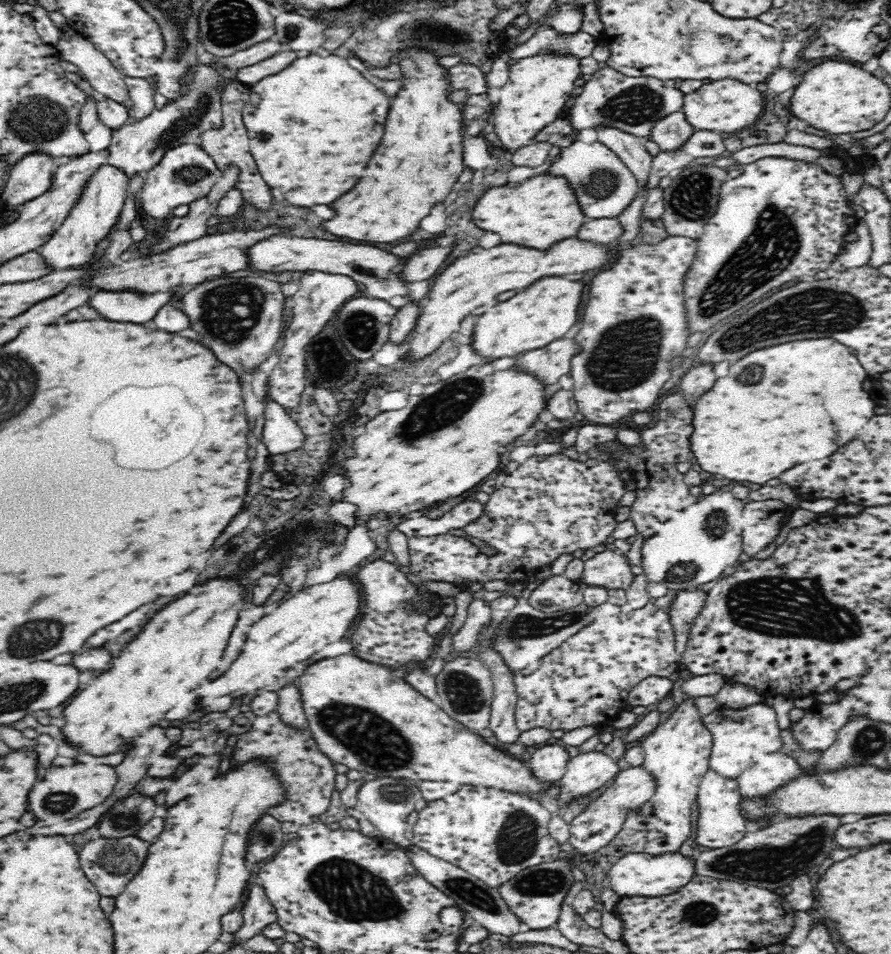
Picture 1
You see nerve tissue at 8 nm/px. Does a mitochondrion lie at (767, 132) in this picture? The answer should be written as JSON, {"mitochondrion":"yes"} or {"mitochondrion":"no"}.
{"mitochondrion":"no"}

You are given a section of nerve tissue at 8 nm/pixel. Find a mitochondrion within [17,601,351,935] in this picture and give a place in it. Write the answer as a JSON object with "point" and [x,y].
{"point":[120,860]}

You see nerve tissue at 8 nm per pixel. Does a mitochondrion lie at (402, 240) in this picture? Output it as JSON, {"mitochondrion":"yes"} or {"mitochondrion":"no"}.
{"mitochondrion":"no"}

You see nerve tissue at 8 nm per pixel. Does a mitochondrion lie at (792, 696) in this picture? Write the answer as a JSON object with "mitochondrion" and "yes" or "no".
{"mitochondrion":"no"}

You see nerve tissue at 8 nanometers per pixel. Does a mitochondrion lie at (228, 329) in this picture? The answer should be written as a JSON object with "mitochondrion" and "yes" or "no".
{"mitochondrion":"yes"}

